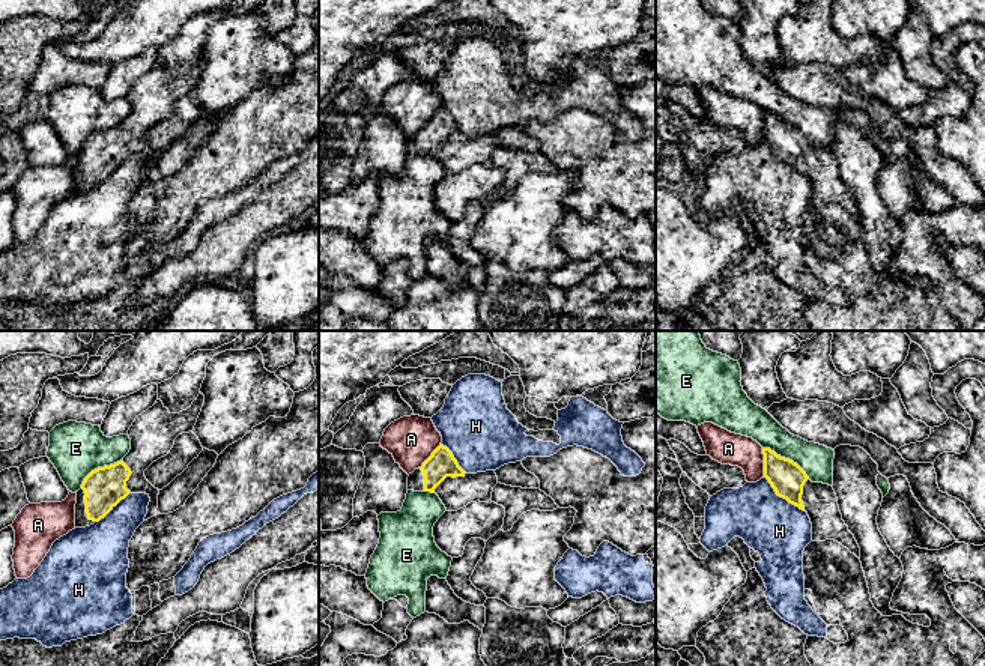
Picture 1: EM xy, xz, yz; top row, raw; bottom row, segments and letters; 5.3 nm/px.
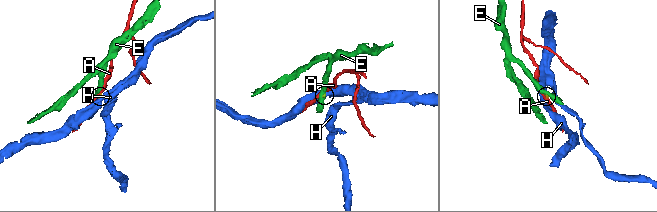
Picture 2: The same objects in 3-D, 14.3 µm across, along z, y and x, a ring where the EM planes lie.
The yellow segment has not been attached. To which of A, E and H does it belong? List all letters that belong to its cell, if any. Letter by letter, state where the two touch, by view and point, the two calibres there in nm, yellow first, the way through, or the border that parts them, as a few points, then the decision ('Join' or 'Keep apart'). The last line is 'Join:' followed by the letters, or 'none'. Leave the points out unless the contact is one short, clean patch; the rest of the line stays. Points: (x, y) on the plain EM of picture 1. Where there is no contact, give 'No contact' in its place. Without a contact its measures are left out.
A: Touches yellow at yz (764, 125). Thickness 180 nm (yellow) against 180 nm. Boundary: yz (761, 112), (764, 139). Keep apart
E: Touches yellow at yz (787, 122). Thickness 180 nm (yellow) against 180 nm. Boundary: yz (763, 110), (791, 122), (809, 142). Keep apart
H: Touches yellow at yz (781, 160). Thickness 180 nm (yellow) against 320 nm. Boundary: yz (764, 139), (778, 158), (803, 175). Keep apart
Join: none

